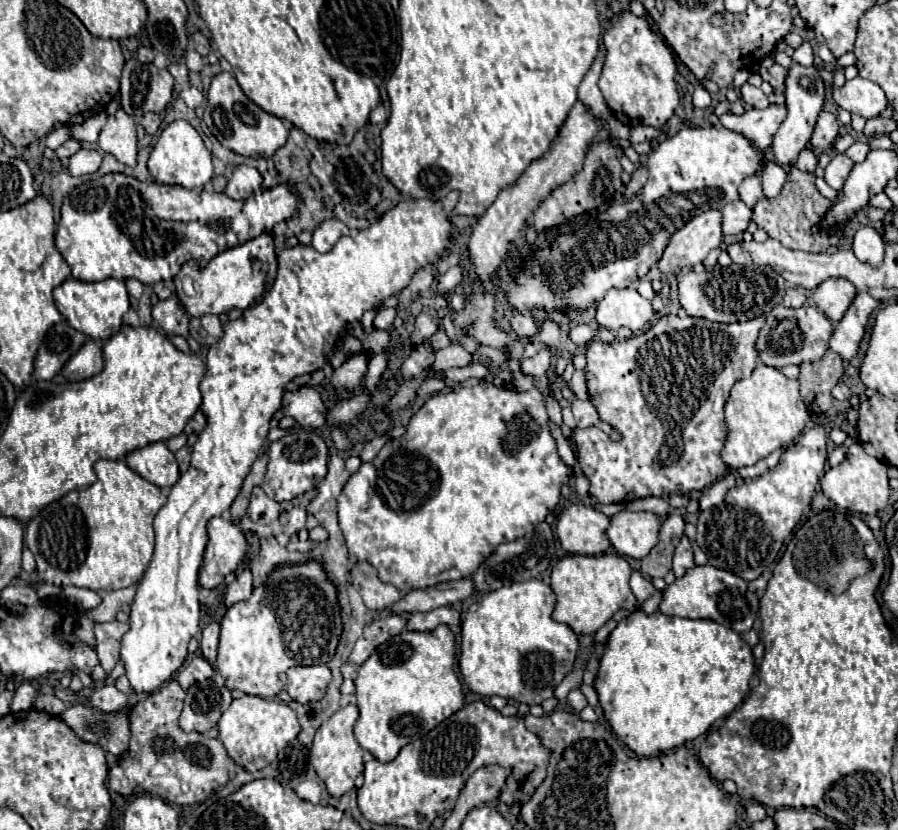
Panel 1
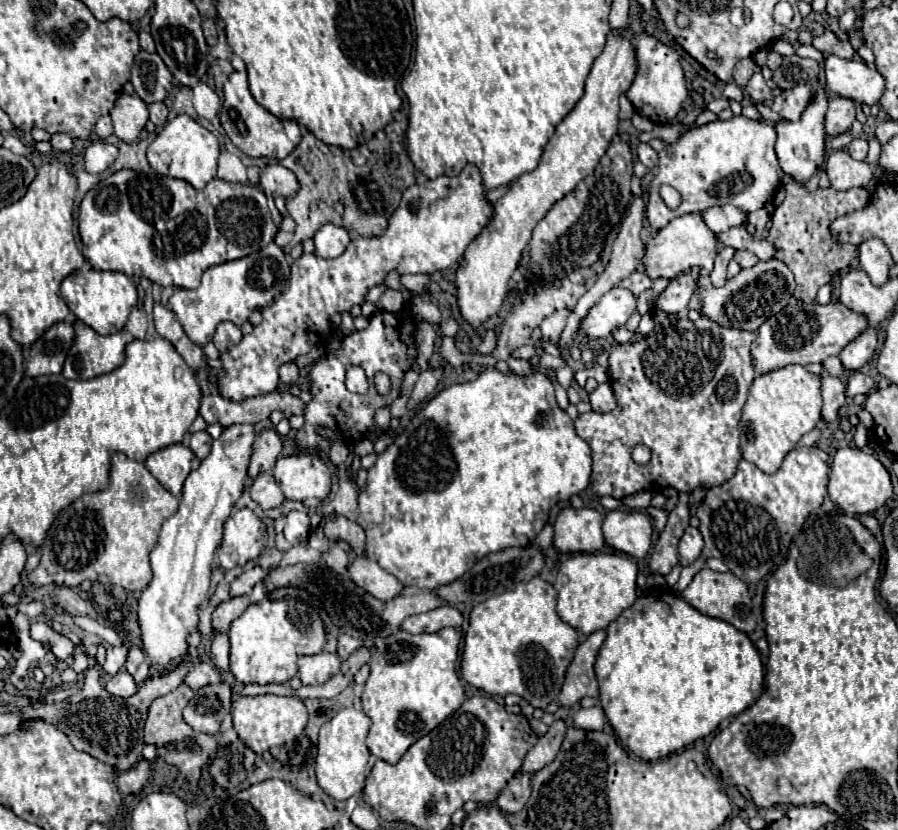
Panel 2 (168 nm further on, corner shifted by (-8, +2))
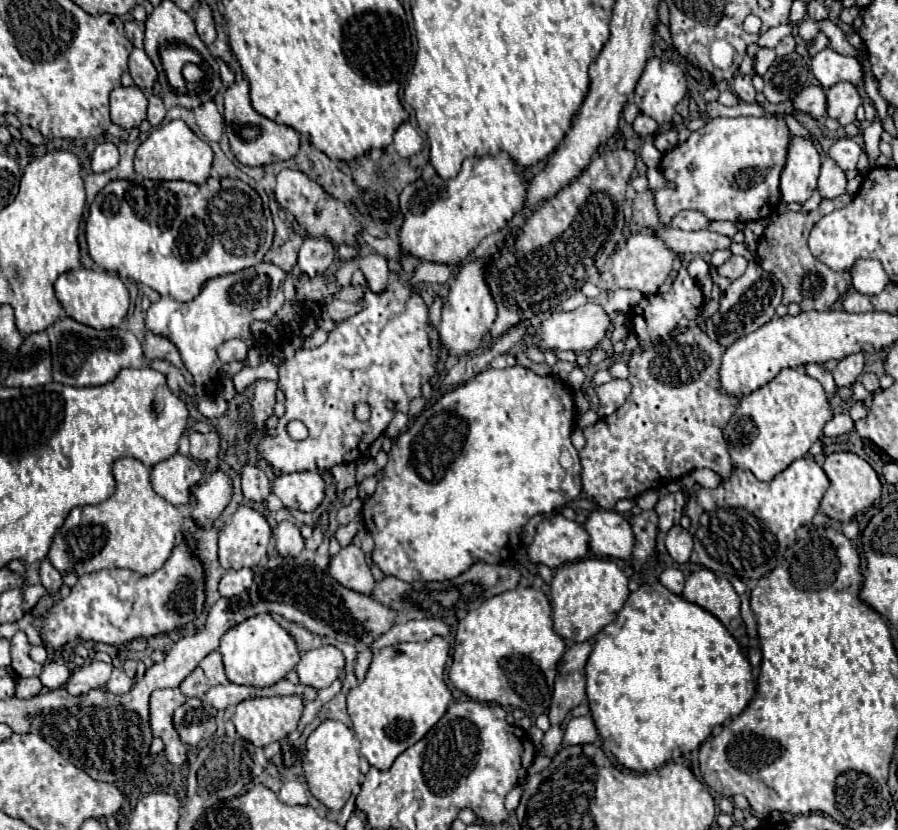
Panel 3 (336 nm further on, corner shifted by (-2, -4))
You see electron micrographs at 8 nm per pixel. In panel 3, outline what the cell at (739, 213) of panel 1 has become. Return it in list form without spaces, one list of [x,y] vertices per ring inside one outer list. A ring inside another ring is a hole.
[[[686,210],[686,212],[680,212],[672,218],[672,226],[674,228],[680,228],[680,230],[704,230],[708,228],[708,220],[702,212],[692,212],[692,210]]]

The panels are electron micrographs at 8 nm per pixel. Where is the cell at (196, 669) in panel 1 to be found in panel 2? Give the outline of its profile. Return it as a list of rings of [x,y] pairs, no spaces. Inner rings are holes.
[[[200,660],[186,676],[184,680],[192,690],[200,690],[202,686],[208,684],[218,684],[220,682],[220,672],[212,666],[212,662],[208,660]]]

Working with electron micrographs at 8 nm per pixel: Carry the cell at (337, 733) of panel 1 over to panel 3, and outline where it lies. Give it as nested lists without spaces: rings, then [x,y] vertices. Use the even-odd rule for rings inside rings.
[[[324,720],[310,734],[306,748],[304,774],[308,788],[314,798],[318,798],[330,810],[338,812],[350,798],[352,788],[360,782],[360,740],[356,738],[356,732],[340,720]]]

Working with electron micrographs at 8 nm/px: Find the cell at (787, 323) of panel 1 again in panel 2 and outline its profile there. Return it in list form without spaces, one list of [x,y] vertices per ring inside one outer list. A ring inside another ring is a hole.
[[[842,302],[830,304],[804,304],[804,306],[786,306],[782,312],[768,318],[756,334],[756,340],[750,346],[754,360],[754,370],[758,376],[790,366],[790,364],[810,364],[824,362],[828,356],[838,356],[846,344],[856,340],[866,328],[868,318],[864,314],[852,312]]]

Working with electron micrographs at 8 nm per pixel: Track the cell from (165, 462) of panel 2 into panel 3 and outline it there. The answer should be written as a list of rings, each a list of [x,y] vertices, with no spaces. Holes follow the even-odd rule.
[[[174,454],[156,466],[152,466],[150,480],[156,494],[160,494],[164,500],[168,500],[174,506],[188,504],[192,500],[190,488],[202,478],[200,464],[182,454]]]

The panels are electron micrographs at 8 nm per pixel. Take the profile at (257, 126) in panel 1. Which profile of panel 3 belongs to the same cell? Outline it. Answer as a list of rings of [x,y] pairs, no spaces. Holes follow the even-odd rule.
[[[246,78],[234,82],[224,92],[224,120],[226,120],[224,132],[228,136],[230,150],[238,158],[238,162],[244,166],[266,166],[272,162],[290,160],[296,156],[296,152],[300,148],[300,140],[298,140],[300,134],[296,130],[292,130],[290,126],[284,126],[284,124],[276,124],[252,108]]]

